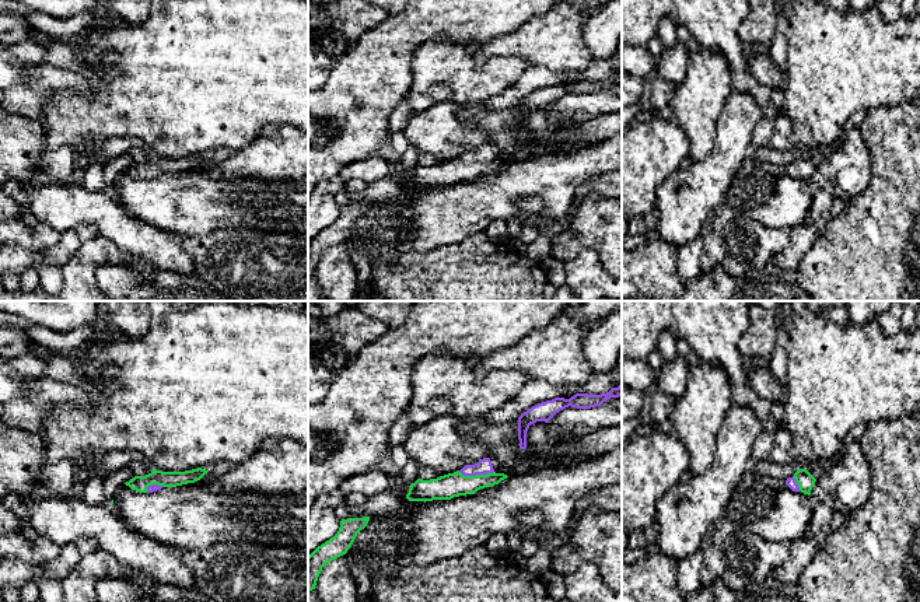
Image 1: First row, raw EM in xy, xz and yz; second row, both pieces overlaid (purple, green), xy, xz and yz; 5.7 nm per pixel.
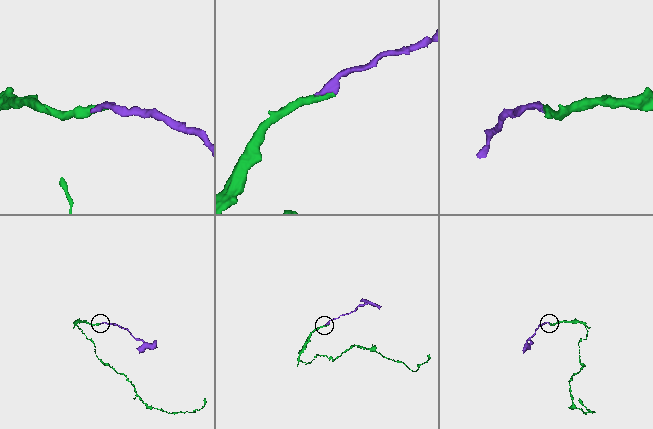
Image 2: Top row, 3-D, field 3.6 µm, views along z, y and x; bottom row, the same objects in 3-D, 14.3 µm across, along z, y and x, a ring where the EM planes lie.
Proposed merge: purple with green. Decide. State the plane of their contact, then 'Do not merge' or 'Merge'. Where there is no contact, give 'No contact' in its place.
Touches purple in xz. Merge

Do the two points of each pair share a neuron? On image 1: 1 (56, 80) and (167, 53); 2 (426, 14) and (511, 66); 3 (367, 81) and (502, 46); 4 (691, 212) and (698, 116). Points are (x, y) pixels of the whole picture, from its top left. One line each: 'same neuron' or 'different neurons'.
1: different neurons
2: different neurons
3: different neurons
4: different neurons

